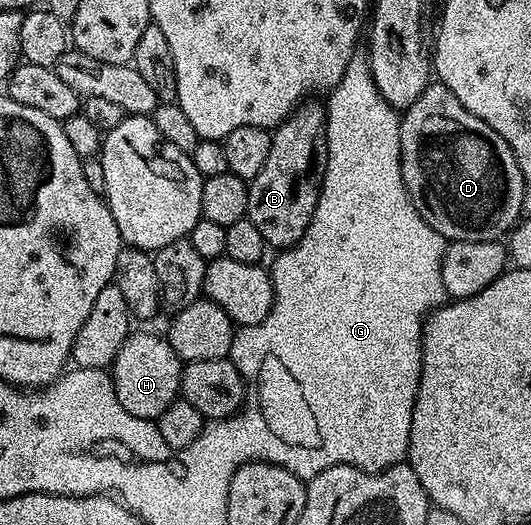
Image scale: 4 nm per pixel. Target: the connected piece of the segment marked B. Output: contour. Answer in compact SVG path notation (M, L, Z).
M301 103L300 107L272 132L270 154L266 166L248 186L248 214L246 219L258 226L269 249L293 248L314 218L318 206L320 187L328 161L328 135L326 134L326 108L323 103Z

